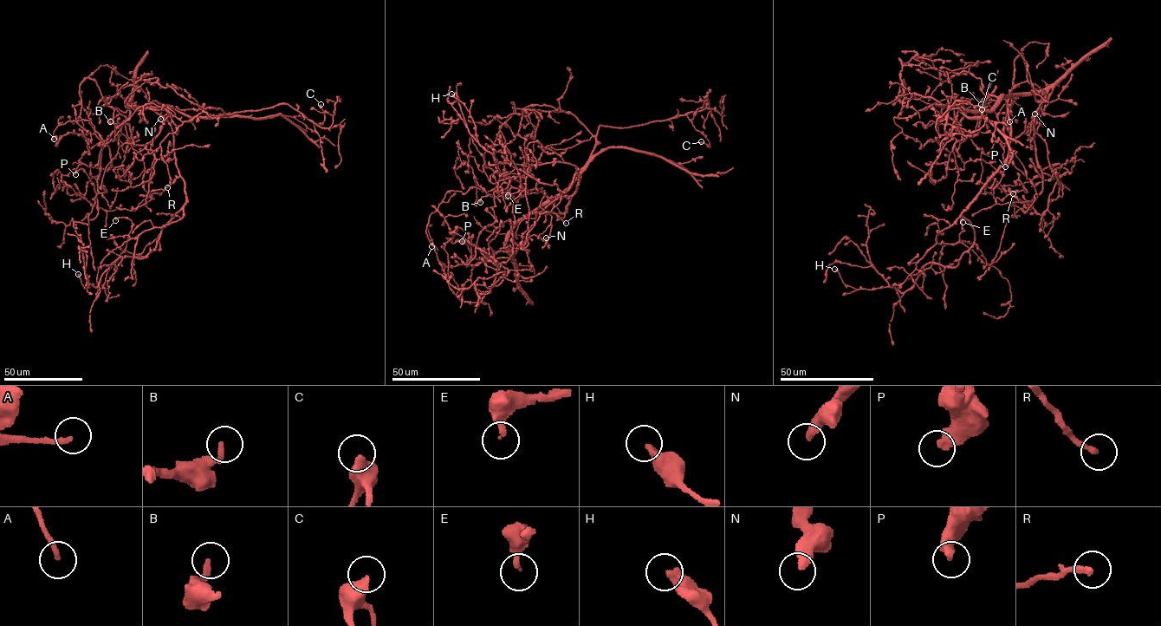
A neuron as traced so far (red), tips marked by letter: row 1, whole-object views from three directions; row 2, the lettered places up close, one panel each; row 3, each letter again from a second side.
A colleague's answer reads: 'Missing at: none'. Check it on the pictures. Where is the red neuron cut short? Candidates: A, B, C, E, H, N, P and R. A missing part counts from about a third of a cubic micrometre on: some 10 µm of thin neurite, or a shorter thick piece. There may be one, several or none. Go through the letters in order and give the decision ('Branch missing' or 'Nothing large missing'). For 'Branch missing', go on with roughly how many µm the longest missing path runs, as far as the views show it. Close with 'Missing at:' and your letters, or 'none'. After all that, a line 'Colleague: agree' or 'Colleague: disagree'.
A: Branch missing. Missing length about 60 µm
B: Nothing large missing
C: Nothing large missing
E: Nothing large missing
H: Nothing large missing
N: Nothing large missing
P: Nothing large missing
R: Nothing large missing
Missing at: A
Colleague: disagree

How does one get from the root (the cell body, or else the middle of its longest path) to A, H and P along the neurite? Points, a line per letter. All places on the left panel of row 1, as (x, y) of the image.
A: (172, 136), (159, 115), (126, 105), (132, 99), (125, 112), (109, 107), (87, 78), (80, 115), (54, 139)
H: (172, 136), (184, 206), (147, 255), (119, 257), (97, 286), (87, 289), (78, 274)
P: (172, 136), (163, 117), (126, 105), (129, 103), (129, 116), (102, 148), (97, 193), (82, 169), (75, 174)

